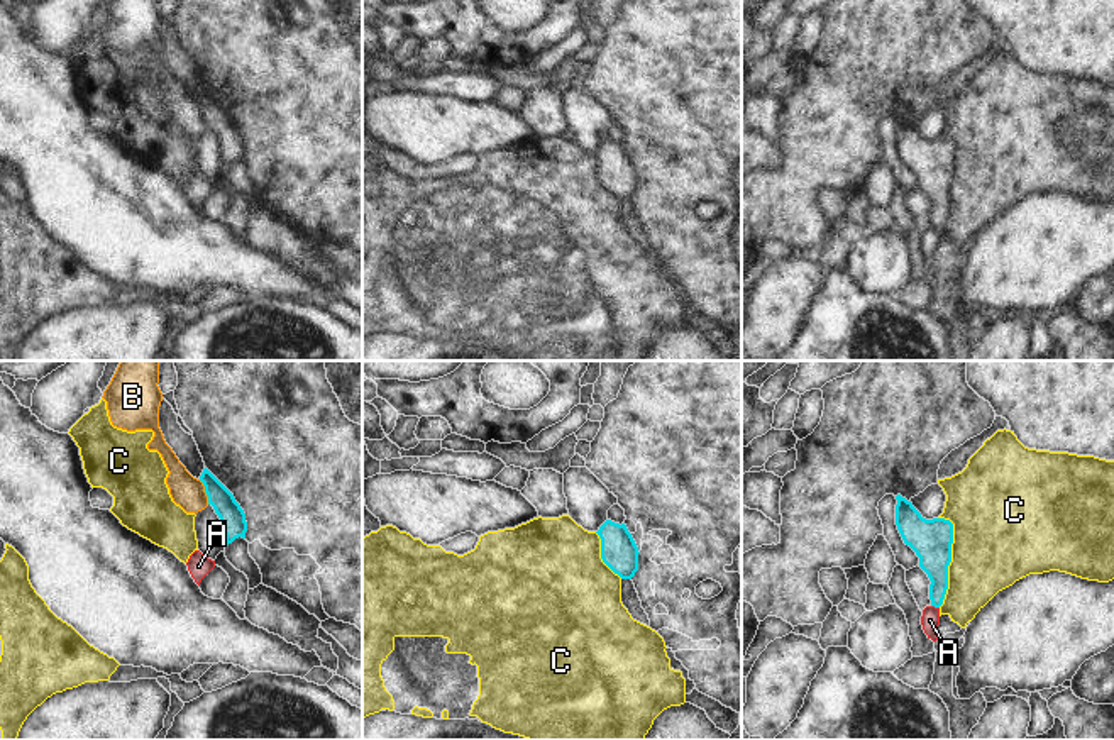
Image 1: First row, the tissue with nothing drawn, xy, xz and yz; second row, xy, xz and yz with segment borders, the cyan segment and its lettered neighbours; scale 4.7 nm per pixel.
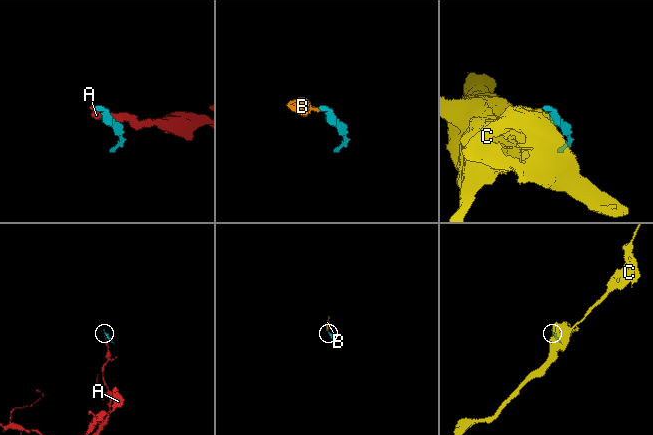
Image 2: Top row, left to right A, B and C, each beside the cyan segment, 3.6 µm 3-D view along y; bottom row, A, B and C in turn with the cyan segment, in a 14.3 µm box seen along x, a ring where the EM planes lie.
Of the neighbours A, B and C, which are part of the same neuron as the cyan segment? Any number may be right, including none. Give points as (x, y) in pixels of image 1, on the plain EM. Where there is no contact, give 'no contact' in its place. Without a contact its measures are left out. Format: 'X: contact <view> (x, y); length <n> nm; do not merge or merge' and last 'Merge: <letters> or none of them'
A: contact yz (935, 227); length 40 nm; do not merge
B: contact xy (205, 112); length 130 nm; do not merge
C: contact yz (950, 182); length 440 nm; do not merge
Merge: none of them

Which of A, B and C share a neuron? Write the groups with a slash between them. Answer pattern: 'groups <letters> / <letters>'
groups A B / C

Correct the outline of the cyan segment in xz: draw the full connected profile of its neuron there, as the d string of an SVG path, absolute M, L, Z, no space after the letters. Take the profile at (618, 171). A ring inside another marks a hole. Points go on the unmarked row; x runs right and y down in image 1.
M606 141L596 152L601 159L603 183L621 200L631 200L638 191L638 168L625 144Z

